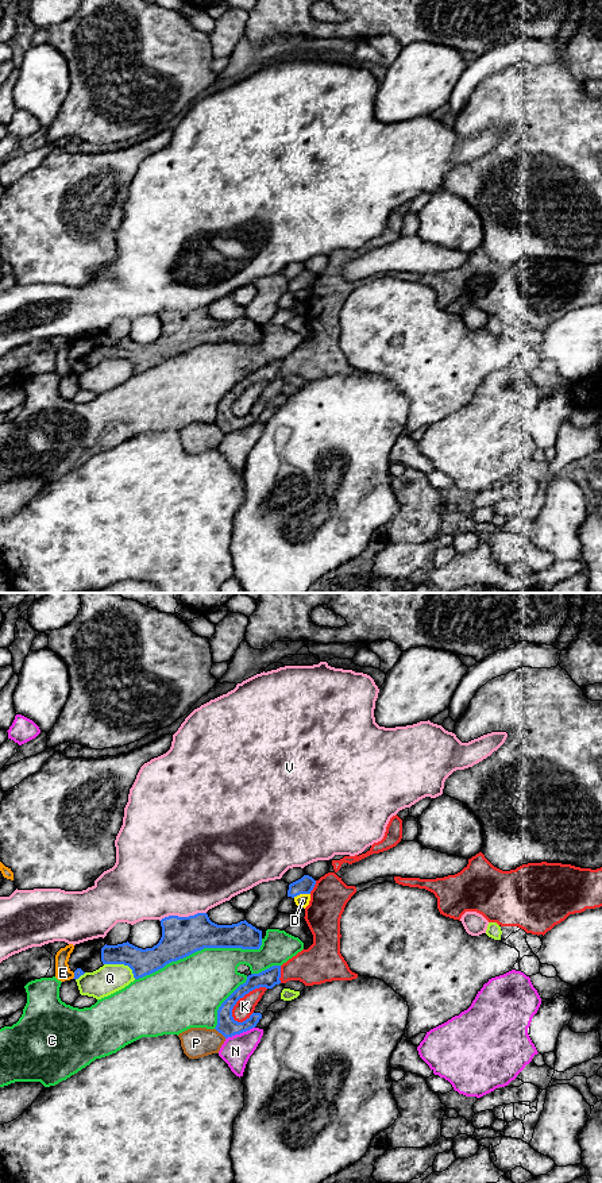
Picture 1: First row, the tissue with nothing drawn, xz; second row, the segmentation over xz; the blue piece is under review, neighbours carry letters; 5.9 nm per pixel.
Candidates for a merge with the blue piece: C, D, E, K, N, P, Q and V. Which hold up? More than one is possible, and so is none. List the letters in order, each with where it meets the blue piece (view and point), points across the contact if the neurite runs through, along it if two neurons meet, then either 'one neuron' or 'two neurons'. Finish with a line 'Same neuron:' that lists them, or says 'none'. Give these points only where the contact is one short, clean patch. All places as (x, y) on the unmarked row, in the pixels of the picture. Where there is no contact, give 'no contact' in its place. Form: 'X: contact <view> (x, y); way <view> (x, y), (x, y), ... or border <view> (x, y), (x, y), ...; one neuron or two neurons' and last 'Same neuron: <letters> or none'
C: contact xz (201, 343); two neurons
D: contact xz (301, 288); two neurons
E: contact xz (74, 370); two neurons
K: contact xz (243, 390); two neurons
N: contact xz (239, 428); two neurons
P: contact xz (220, 427); two neurons
Q: contact xz (122, 358); two neurons
V: contact xz (182, 312); two neurons
Same neuron: none

